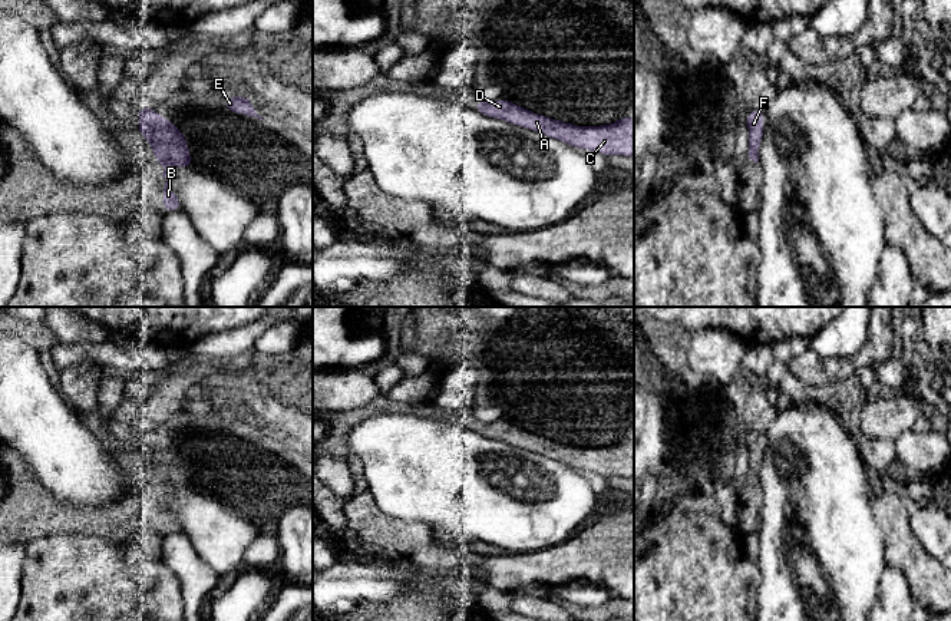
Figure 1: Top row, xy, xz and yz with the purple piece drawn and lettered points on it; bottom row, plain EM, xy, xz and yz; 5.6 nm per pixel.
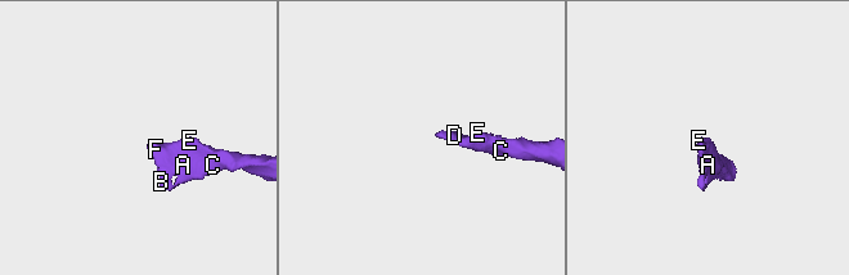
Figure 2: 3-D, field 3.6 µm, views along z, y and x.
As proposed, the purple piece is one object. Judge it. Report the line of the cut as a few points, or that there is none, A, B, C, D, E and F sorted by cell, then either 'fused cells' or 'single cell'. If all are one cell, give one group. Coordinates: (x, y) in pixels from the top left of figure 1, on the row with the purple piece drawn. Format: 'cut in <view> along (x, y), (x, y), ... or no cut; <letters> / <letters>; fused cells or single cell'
no cut; A B C D E F; single cell

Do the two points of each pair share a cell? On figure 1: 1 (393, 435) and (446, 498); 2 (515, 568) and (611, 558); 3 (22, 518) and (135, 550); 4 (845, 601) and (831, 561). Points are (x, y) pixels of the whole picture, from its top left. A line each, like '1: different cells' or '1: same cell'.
1: same cell
2: same cell
3: different cells
4: same cell

